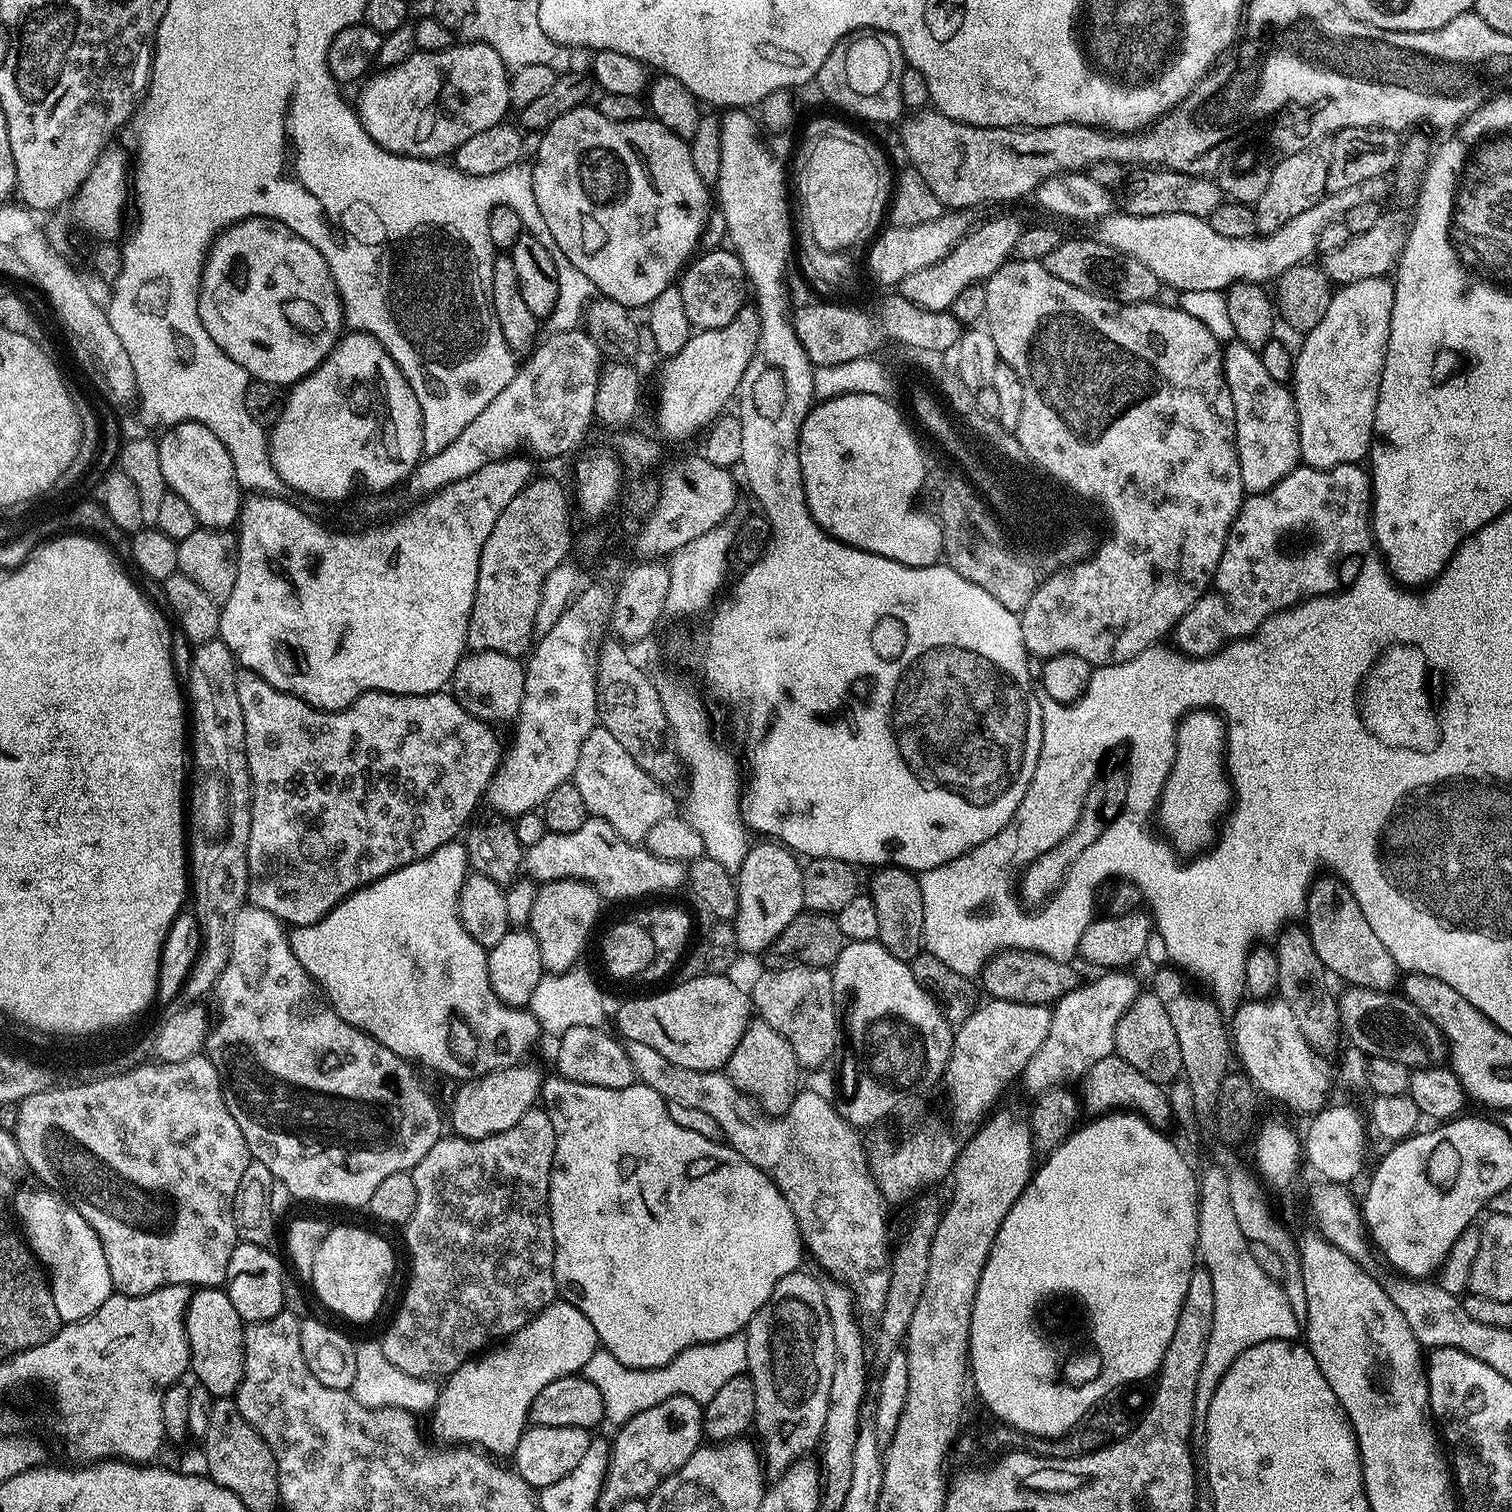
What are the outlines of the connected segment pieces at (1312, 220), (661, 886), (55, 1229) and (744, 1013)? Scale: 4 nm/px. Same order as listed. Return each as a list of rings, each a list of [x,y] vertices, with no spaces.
[[[1350,186],[1350,190],[1342,190],[1341,192],[1328,192],[1327,194],[1321,196],[1320,200],[1314,205],[1310,210],[1302,210],[1302,214],[1296,215],[1294,218],[1290,218],[1290,222],[1286,222],[1280,228],[1274,229],[1273,232],[1267,234],[1255,234],[1253,236],[1242,237],[1242,238],[1226,238],[1218,234],[1214,230],[1214,226],[1210,226],[1207,219],[1202,216],[1191,216],[1190,214],[1162,214],[1161,216],[1127,216],[1126,213],[1119,210],[1113,211],[1107,216],[1102,216],[1095,221],[1094,227],[1096,227],[1096,232],[1094,232],[1095,239],[1102,241],[1106,246],[1110,246],[1114,250],[1119,252],[1125,252],[1130,258],[1138,258],[1138,262],[1142,262],[1142,266],[1146,266],[1146,270],[1153,272],[1155,276],[1161,282],[1161,285],[1168,286],[1170,284],[1172,287],[1176,288],[1180,292],[1189,292],[1190,290],[1218,290],[1219,292],[1224,292],[1225,290],[1232,287],[1233,284],[1239,284],[1241,282],[1272,282],[1275,281],[1279,276],[1282,275],[1286,270],[1293,268],[1295,264],[1303,264],[1309,259],[1308,256],[1311,252],[1315,253],[1317,251],[1317,244],[1320,240],[1321,229],[1325,224],[1339,221],[1347,212],[1350,210],[1350,206],[1356,206],[1358,202],[1362,202],[1366,198],[1365,189],[1361,186]]]
[[[590,818],[570,834],[547,832],[534,846],[526,849],[523,871],[533,881],[584,880],[605,901],[636,900],[655,892],[672,892],[686,880],[686,868],[679,860],[667,860],[650,854],[647,848],[629,844],[610,826],[610,822]]]
[[[24,1188],[17,1194],[14,1216],[24,1223],[22,1235],[48,1274],[58,1318],[64,1324],[75,1324],[94,1314],[106,1298],[114,1295],[110,1266],[106,1266],[98,1234],[94,1234],[90,1222],[78,1214],[73,1204],[55,1190],[36,1188]]]
[[[725,974],[700,975],[652,996],[626,1001],[616,1014],[619,1035],[625,1041],[645,1043],[675,1065],[699,1072],[721,1071],[752,1018],[751,995],[737,988]]]

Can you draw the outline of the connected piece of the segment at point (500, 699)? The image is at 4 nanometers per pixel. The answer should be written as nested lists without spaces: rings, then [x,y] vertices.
[[[469,651],[461,656],[454,670],[450,692],[467,712],[480,720],[515,721],[524,697],[524,664],[515,655],[504,652]]]

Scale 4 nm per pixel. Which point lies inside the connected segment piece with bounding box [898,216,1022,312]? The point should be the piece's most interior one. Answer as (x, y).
(981, 252)

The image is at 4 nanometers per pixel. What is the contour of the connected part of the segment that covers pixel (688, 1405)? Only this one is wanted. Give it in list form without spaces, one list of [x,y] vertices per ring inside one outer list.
[[[675,1396],[634,1414],[627,1424],[619,1425],[616,1441],[610,1444],[608,1475],[604,1478],[604,1489],[600,1504],[615,1506],[624,1500],[638,1500],[651,1496],[664,1479],[674,1474],[696,1449],[701,1447],[704,1435],[704,1409],[694,1398]]]

